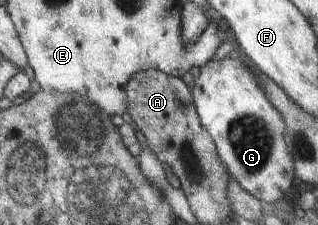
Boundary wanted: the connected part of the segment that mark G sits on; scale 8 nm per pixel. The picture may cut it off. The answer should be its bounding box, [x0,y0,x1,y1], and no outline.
[191,56,295,205]

